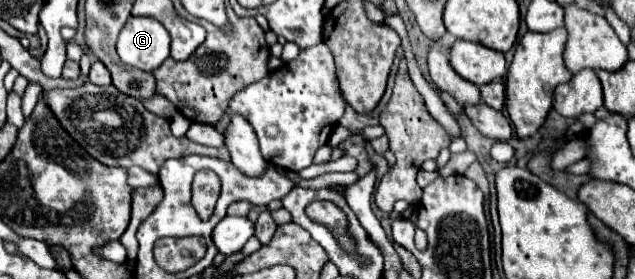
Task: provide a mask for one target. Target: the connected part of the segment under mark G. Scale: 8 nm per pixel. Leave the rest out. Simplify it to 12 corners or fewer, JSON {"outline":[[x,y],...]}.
{"outline":[[130,16],[118,36],[128,66],[154,72],[170,34],[154,18]]}

